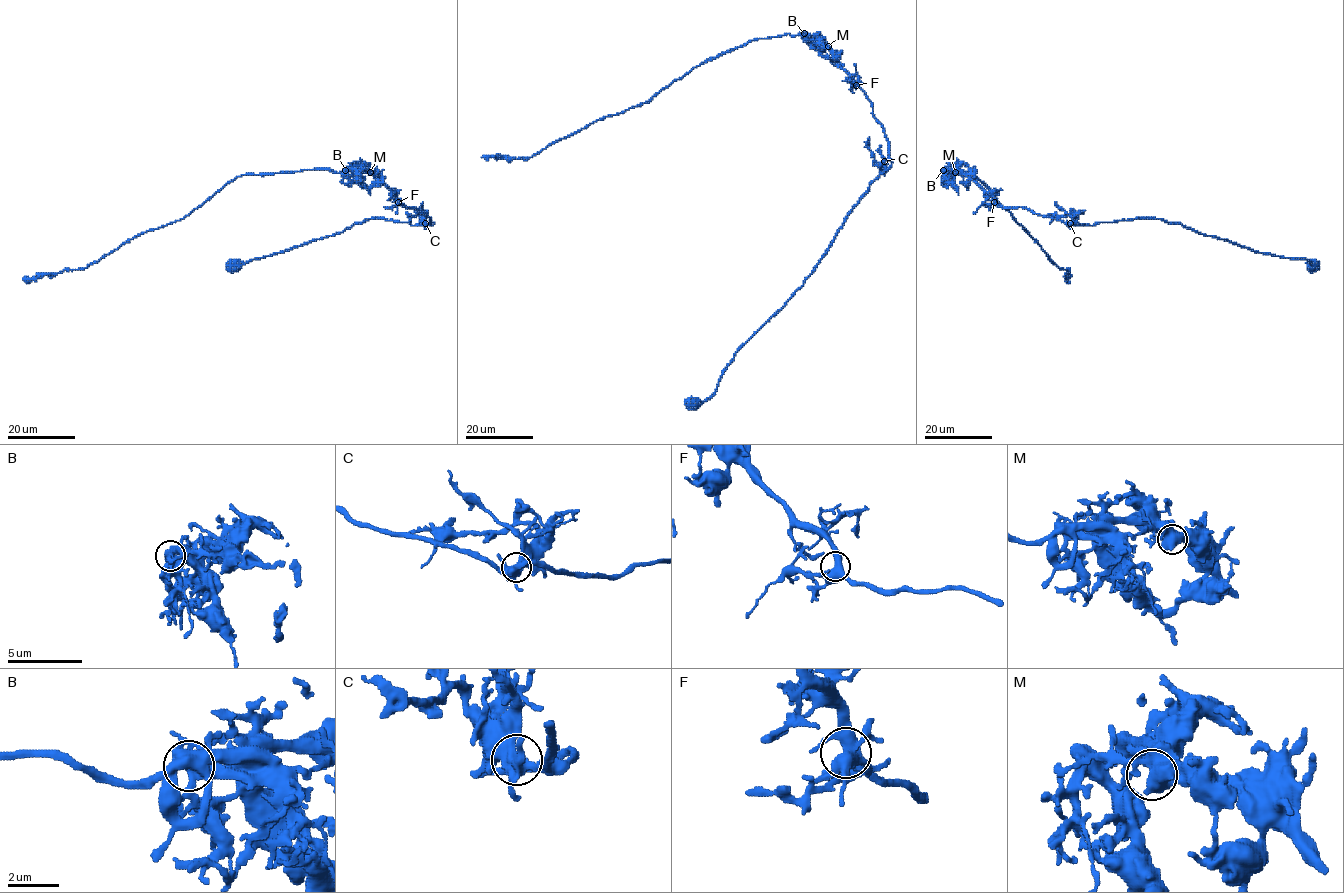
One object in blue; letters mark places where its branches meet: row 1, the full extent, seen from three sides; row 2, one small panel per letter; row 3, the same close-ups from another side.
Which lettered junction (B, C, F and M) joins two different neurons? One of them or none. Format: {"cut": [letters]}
{"cut": []}

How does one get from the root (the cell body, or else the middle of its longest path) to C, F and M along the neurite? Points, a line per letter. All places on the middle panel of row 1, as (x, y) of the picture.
C: (693, 403), (704, 401), (713, 394), (722, 371), (734, 354), (803, 284), (845, 217), (892, 162), (884, 161)
F: (693, 403), (713, 394), (734, 354), (803, 284), (845, 217), (890, 166), (884, 128), (856, 85)
M: (693, 403), (713, 394), (734, 354), (803, 284), (845, 217), (892, 162), (872, 102), (828, 46)

